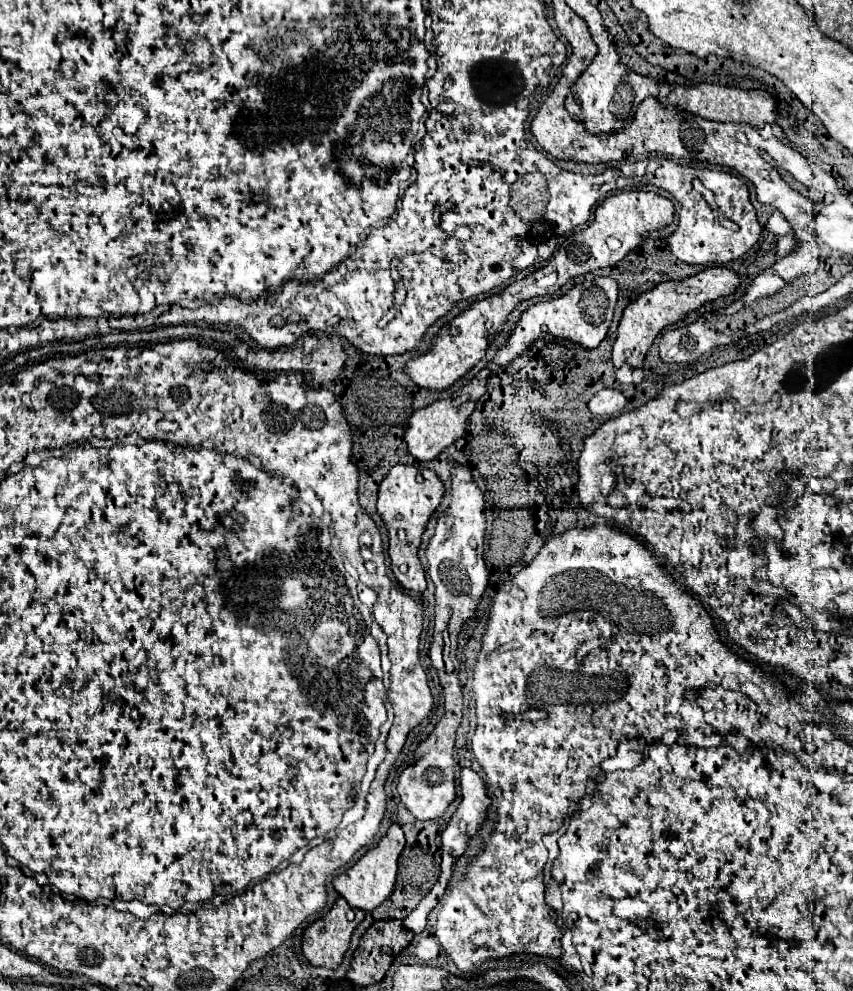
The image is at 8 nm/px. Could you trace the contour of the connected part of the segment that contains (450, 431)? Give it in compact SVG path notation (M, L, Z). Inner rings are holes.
M481 370L469 384L465 384L465 396L467 400L463 400L463 404L459 406L453 406L453 398L451 396L445 396L445 398L439 398L435 402L431 402L429 406L423 406L423 408L417 408L411 418L409 418L409 424L405 426L405 442L407 442L407 450L419 460L419 462L427 462L427 460L433 460L441 450L445 450L453 440L457 440L459 436L465 434L465 420L467 416L471 414L475 402L469 400L473 396L479 396L483 392L483 378L485 378L487 370Z

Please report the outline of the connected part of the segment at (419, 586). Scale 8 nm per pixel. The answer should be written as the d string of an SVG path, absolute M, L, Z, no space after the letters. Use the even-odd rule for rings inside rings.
M397 464L389 470L389 474L383 478L379 484L379 498L377 498L377 512L383 518L387 532L389 532L389 558L391 558L391 568L399 584L407 590L417 590L425 592L425 574L421 568L421 562L417 558L417 550L421 544L421 534L425 530L425 524L429 522L431 514L439 508L441 496L445 488L439 476L423 466L407 466L407 464ZM407 564L409 572L401 574L399 566Z

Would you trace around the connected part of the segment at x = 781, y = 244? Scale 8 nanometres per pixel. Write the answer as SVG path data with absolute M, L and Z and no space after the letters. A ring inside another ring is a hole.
M793 234L783 236L783 238L779 238L779 242L777 242L777 256L785 256L785 254L789 254L793 248L795 248L795 238L793 238Z

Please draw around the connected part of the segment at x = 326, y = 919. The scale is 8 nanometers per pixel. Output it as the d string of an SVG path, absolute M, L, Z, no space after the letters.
M337 898L333 908L323 918L311 922L305 928L301 948L303 956L313 966L337 968L343 962L343 954L351 942L351 932L365 916L363 910L355 908L355 918L349 920L349 910L351 906L343 898Z

